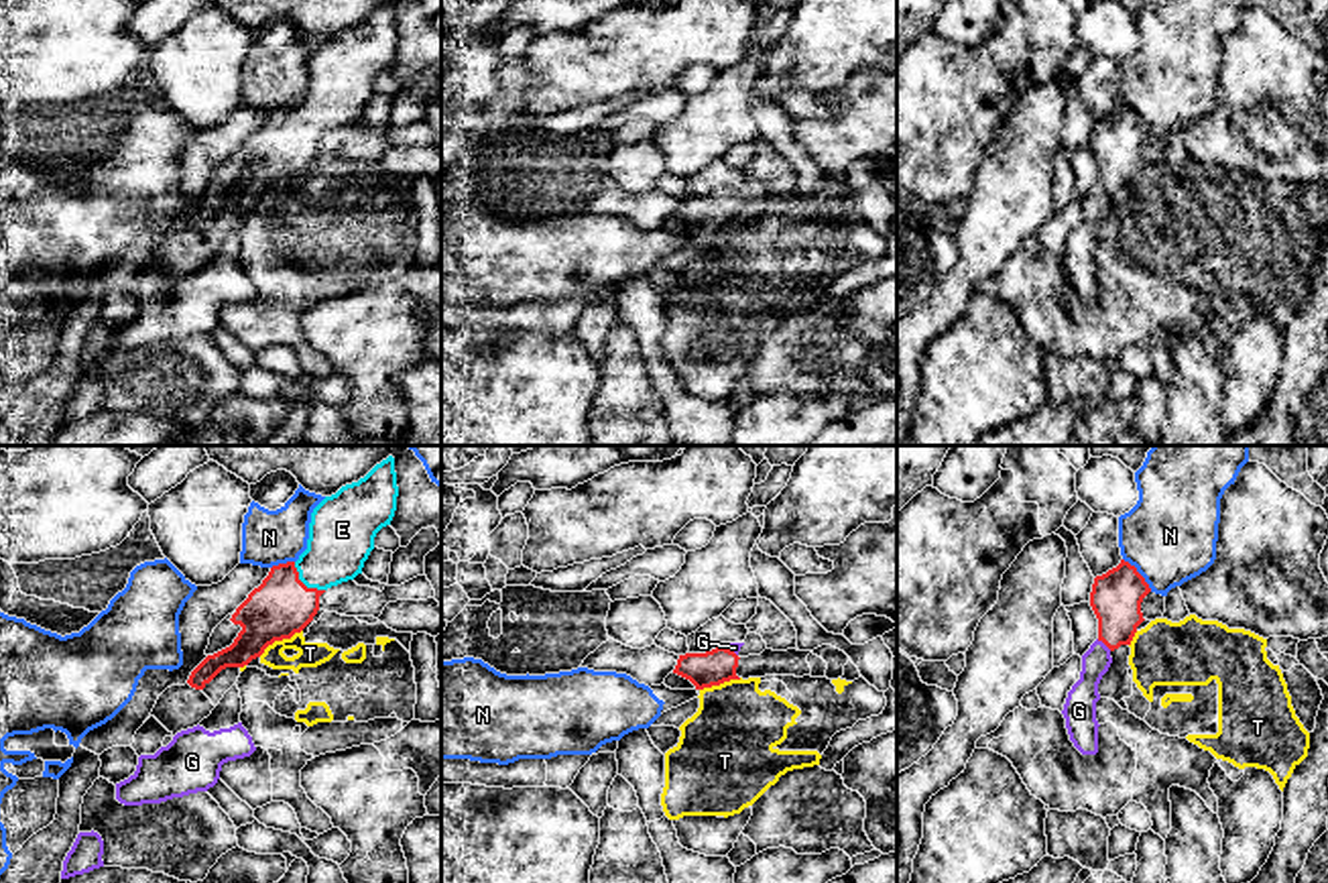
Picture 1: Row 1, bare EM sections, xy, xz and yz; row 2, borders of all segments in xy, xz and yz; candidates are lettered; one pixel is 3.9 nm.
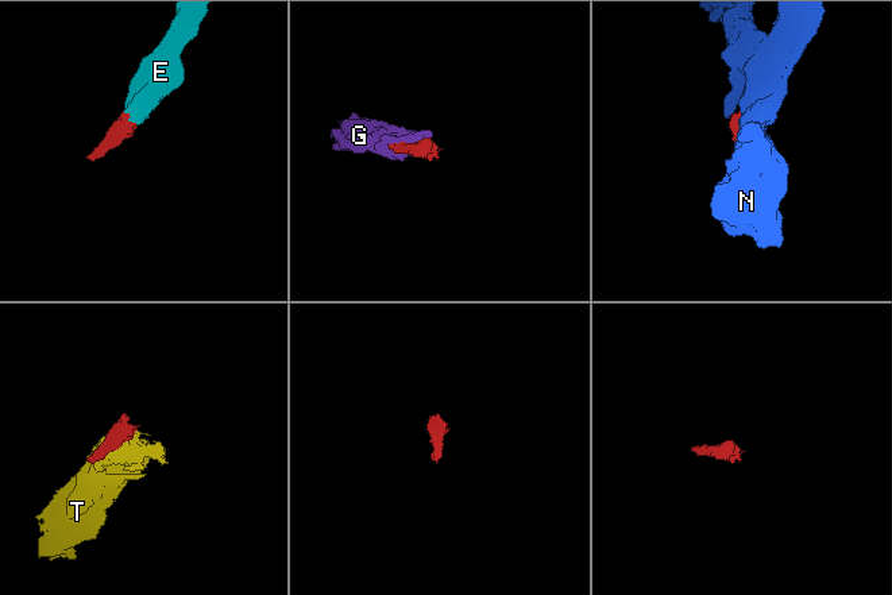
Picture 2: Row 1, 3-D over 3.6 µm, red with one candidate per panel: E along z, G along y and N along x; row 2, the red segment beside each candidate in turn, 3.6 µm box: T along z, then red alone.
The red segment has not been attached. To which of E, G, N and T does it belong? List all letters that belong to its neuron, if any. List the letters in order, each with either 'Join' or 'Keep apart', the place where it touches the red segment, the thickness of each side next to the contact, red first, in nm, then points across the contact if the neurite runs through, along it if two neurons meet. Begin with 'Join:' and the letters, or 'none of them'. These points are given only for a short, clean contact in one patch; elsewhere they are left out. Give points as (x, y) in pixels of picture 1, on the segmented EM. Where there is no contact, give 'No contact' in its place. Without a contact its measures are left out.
Join: E, G
E: Join. Touches red at xy (302, 582). Thickness 240 nm (red) against 260 nm. Path across: xy (281, 605), (302, 582), (338, 546), (342, 534)
G: Join. Touches red at yz (1105, 643). Thickness 200 nm (red) against 120 nm. Path across: yz (1117, 595), (1117, 627), (1105, 643), (1082, 698)
N: Keep apart. Touches red at yz (1139, 574). Thickness 200 nm (red) against 380 nm
T: Keep apart. Touches red at xy (279, 639). Thickness 240 nm (red) against 100 nm. Boundary: xy (302, 629), (289, 637), (275, 639), (259, 656)

